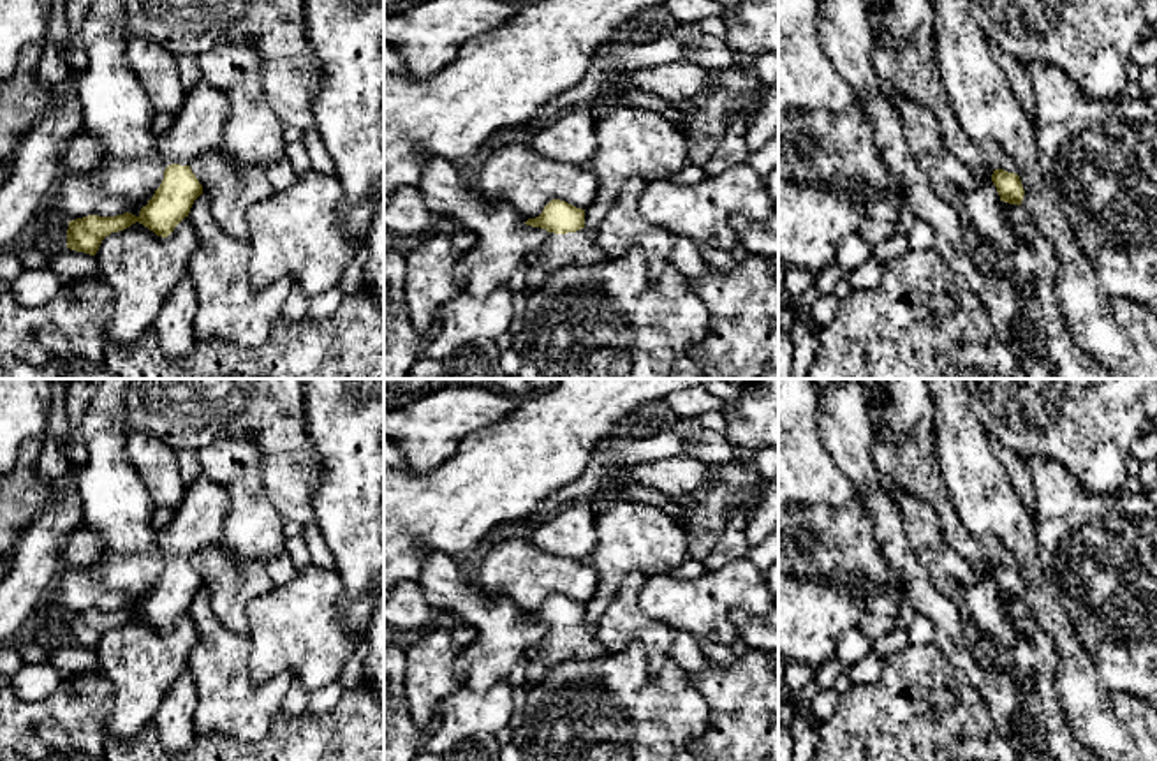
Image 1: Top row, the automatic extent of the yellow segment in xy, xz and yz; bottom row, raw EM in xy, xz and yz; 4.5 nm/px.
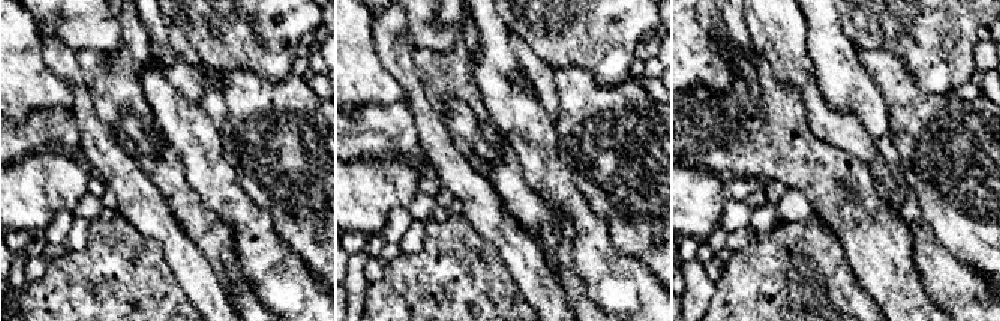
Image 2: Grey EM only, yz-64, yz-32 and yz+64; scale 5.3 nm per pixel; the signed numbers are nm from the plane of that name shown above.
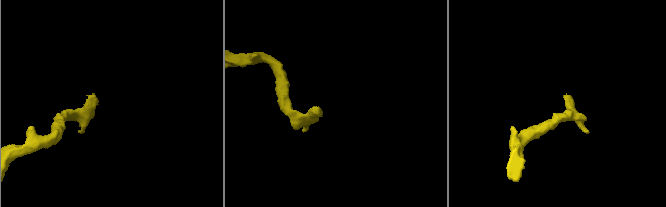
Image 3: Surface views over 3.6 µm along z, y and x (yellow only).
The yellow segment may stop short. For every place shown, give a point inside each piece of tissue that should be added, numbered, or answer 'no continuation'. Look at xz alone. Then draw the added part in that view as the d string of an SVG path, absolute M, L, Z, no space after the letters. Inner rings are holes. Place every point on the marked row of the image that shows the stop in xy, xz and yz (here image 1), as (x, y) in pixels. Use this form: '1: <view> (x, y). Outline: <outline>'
1: xz (559, 251). Outline: M583 227L576 233L549 233L542 247L528 257L530 268L553 273L572 264L592 264L606 259L595 241L595 231Z

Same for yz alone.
1: yz (1119, 333). Outline: M930 0L935 18L935 53L940 85L956 122L970 139L991 139L1018 169L1027 220L1055 248L1058 262L1058 305L1074 342L1106 366L1113 379L1157 379L1157 315L1145 305L1111 296L1101 284L1094 262L1078 248L1074 234L1058 211L1037 164L1035 127L1013 93L1006 76L988 51L988 37L972 16L969 0Z

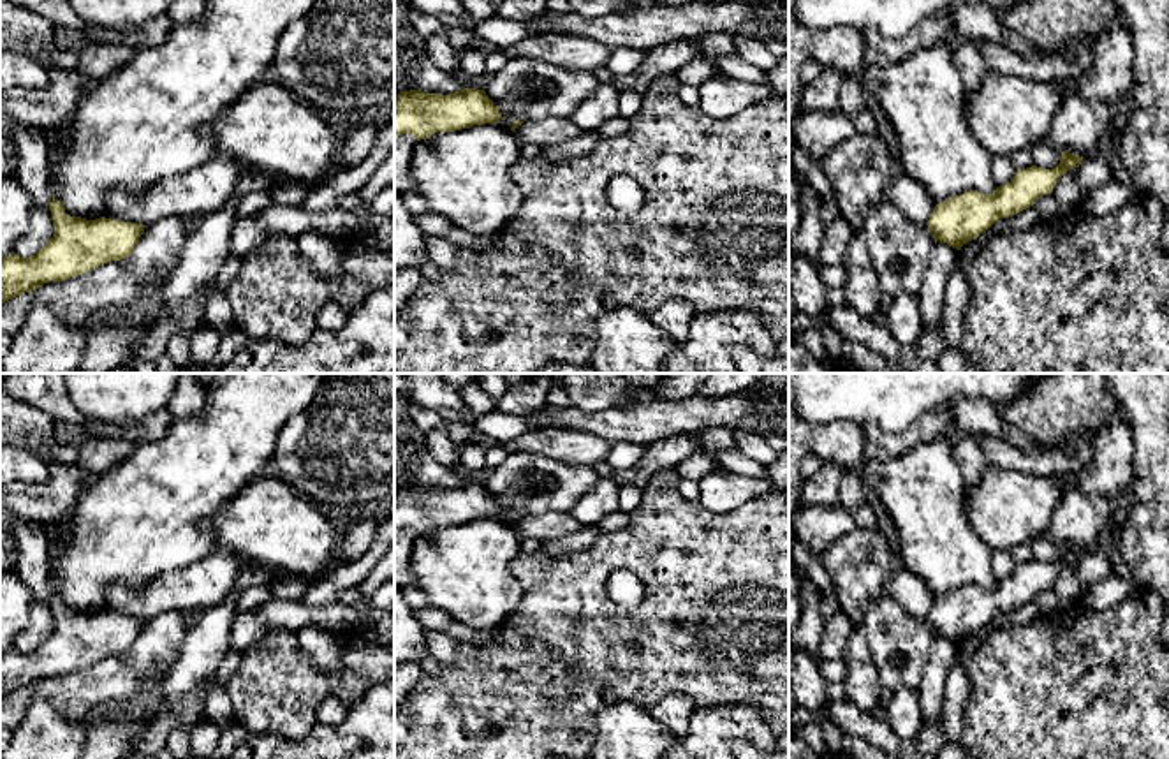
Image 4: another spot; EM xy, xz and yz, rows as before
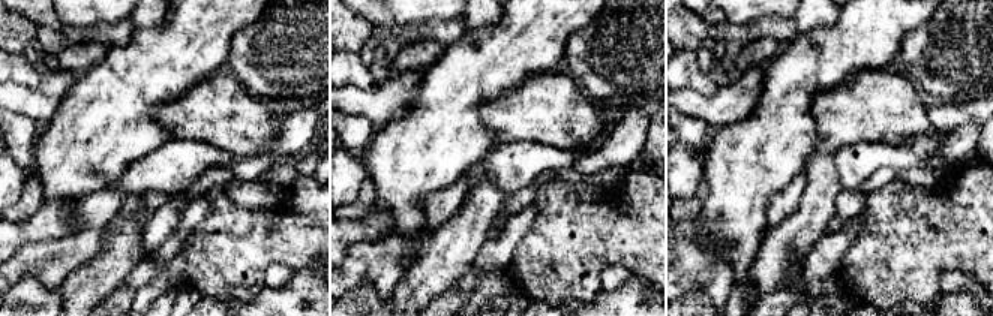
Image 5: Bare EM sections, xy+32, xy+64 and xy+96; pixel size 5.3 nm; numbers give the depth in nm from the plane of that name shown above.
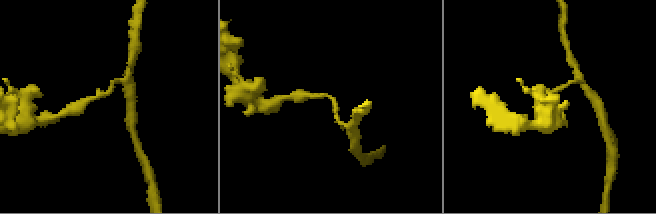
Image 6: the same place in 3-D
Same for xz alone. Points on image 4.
no continuation

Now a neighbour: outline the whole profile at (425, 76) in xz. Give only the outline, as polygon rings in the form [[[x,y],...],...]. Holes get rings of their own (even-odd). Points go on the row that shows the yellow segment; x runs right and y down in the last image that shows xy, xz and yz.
[[[403,19],[394,30],[394,49],[412,49],[415,55],[412,72],[408,76],[405,76],[394,63],[394,86],[400,92],[414,86],[426,93],[449,95],[467,88],[458,74],[445,72],[430,60],[424,37],[414,30],[408,19]]]

